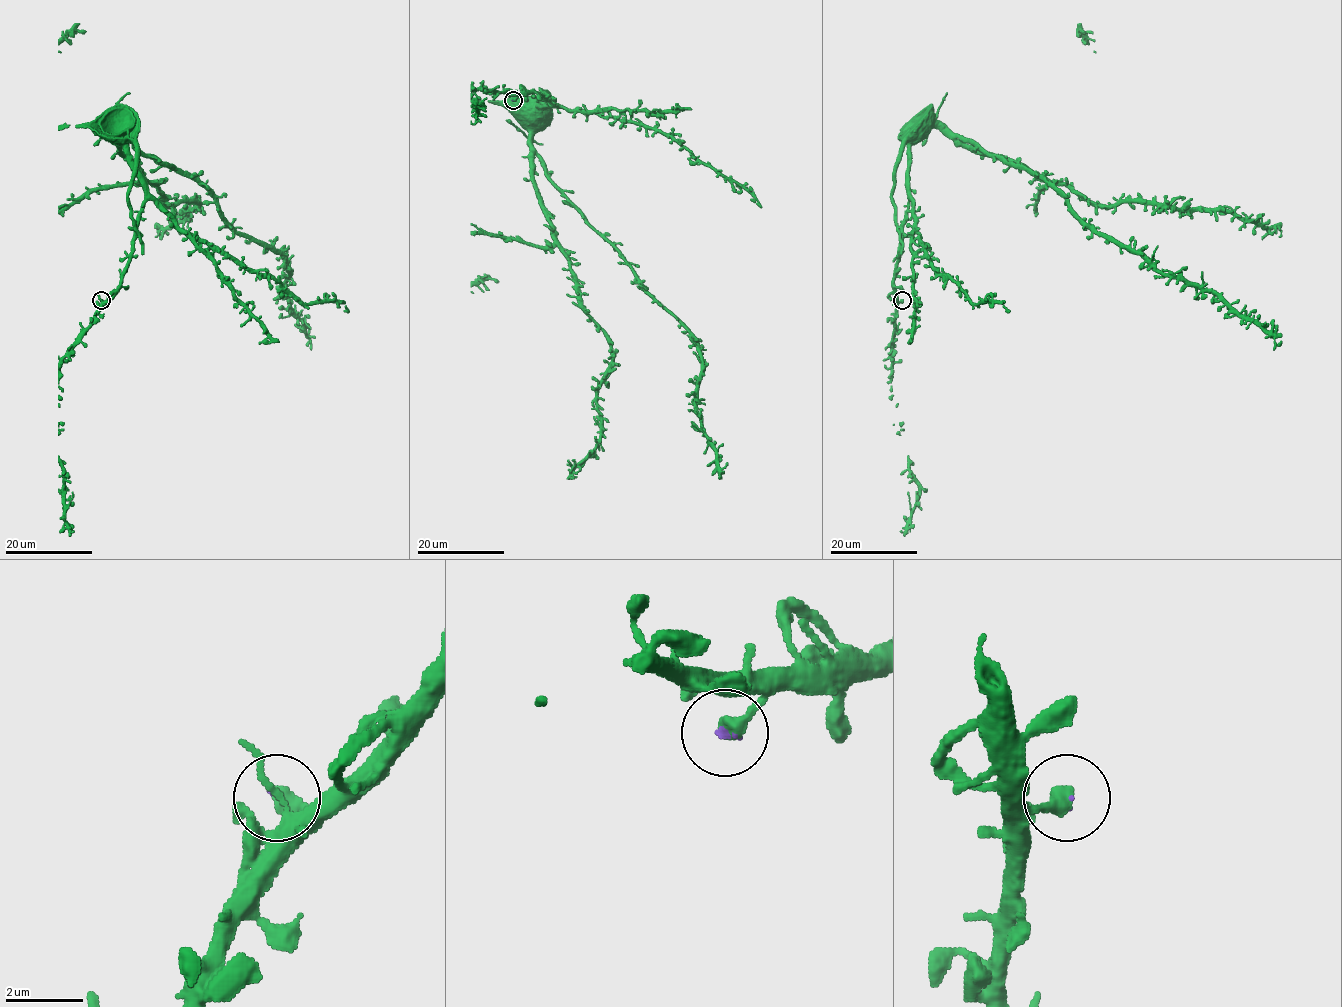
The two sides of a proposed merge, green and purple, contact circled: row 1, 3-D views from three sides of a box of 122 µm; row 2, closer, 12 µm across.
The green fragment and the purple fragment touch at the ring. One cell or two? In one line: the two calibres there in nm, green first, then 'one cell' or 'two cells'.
460/80 nm | one cell

